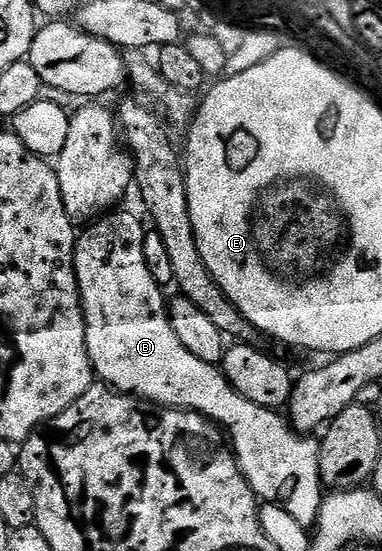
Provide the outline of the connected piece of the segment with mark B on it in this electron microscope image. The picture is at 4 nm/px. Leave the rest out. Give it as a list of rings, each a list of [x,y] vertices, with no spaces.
[[[109,211],[97,217],[88,227],[82,228],[75,247],[75,271],[81,292],[81,309],[85,313],[87,351],[94,374],[119,393],[132,393],[155,405],[199,413],[220,426],[224,432],[226,429],[233,440],[231,448],[237,458],[237,466],[258,498],[265,503],[284,505],[304,529],[312,530],[316,526],[323,500],[320,444],[316,440],[312,441],[312,436],[298,433],[278,410],[264,409],[251,403],[251,399],[239,395],[239,391],[232,389],[218,366],[203,363],[203,359],[183,347],[179,335],[175,335],[175,327],[171,327],[169,322],[167,297],[161,294],[164,293],[162,286],[151,279],[151,271],[147,271],[147,259],[143,259],[146,226],[141,226],[140,219],[133,213],[117,212]]]

